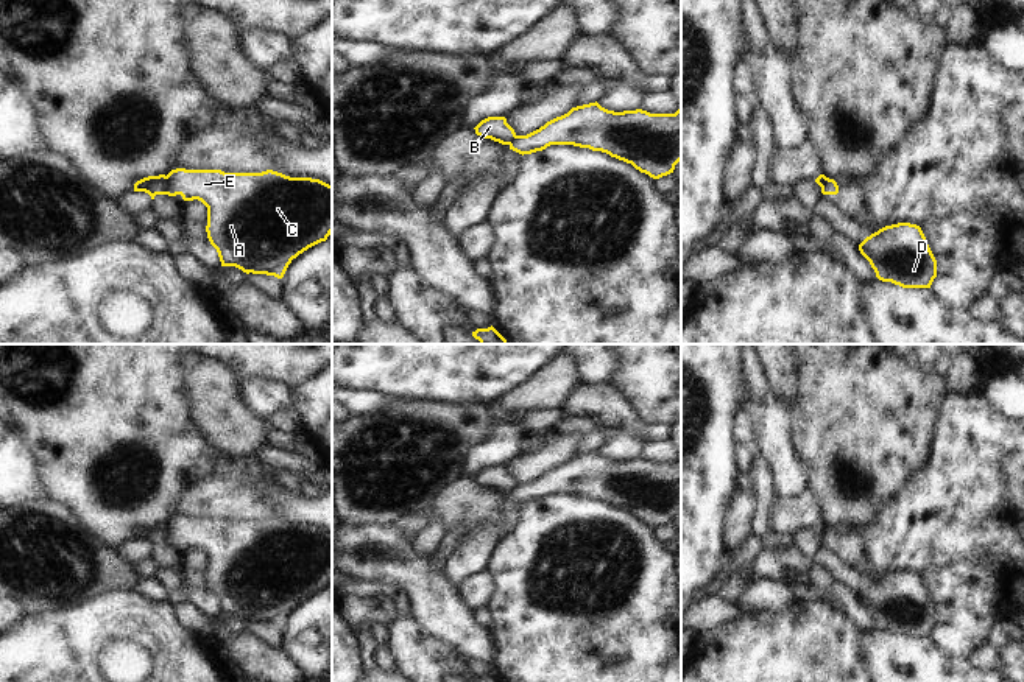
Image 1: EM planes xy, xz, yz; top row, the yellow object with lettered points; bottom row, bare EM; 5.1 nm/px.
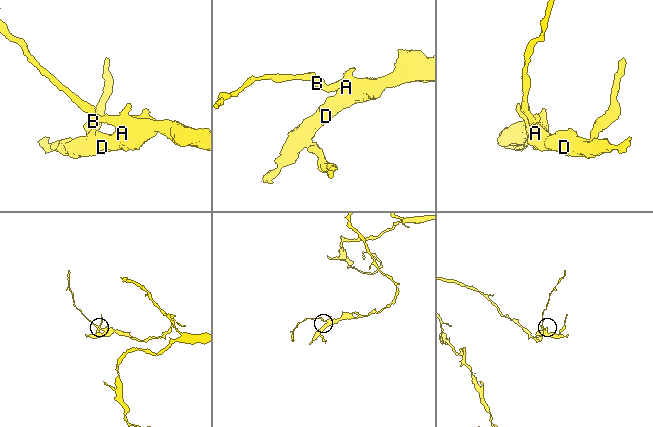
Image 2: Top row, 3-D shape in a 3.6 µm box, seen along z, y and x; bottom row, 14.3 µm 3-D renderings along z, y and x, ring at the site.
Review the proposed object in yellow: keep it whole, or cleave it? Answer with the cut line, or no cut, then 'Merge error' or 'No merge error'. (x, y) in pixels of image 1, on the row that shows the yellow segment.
Split along xy (167, 176), (164, 193). Merge error.

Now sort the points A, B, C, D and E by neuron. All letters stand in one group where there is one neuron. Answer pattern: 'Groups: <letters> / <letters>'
Groups: A C D E / B.

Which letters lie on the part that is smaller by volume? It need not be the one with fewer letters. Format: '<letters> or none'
B

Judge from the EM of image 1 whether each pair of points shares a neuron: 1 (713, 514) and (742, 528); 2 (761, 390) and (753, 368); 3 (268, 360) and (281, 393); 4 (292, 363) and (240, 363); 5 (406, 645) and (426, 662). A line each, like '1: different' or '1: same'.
1: different
2: same
3: different
4: same
5: same

